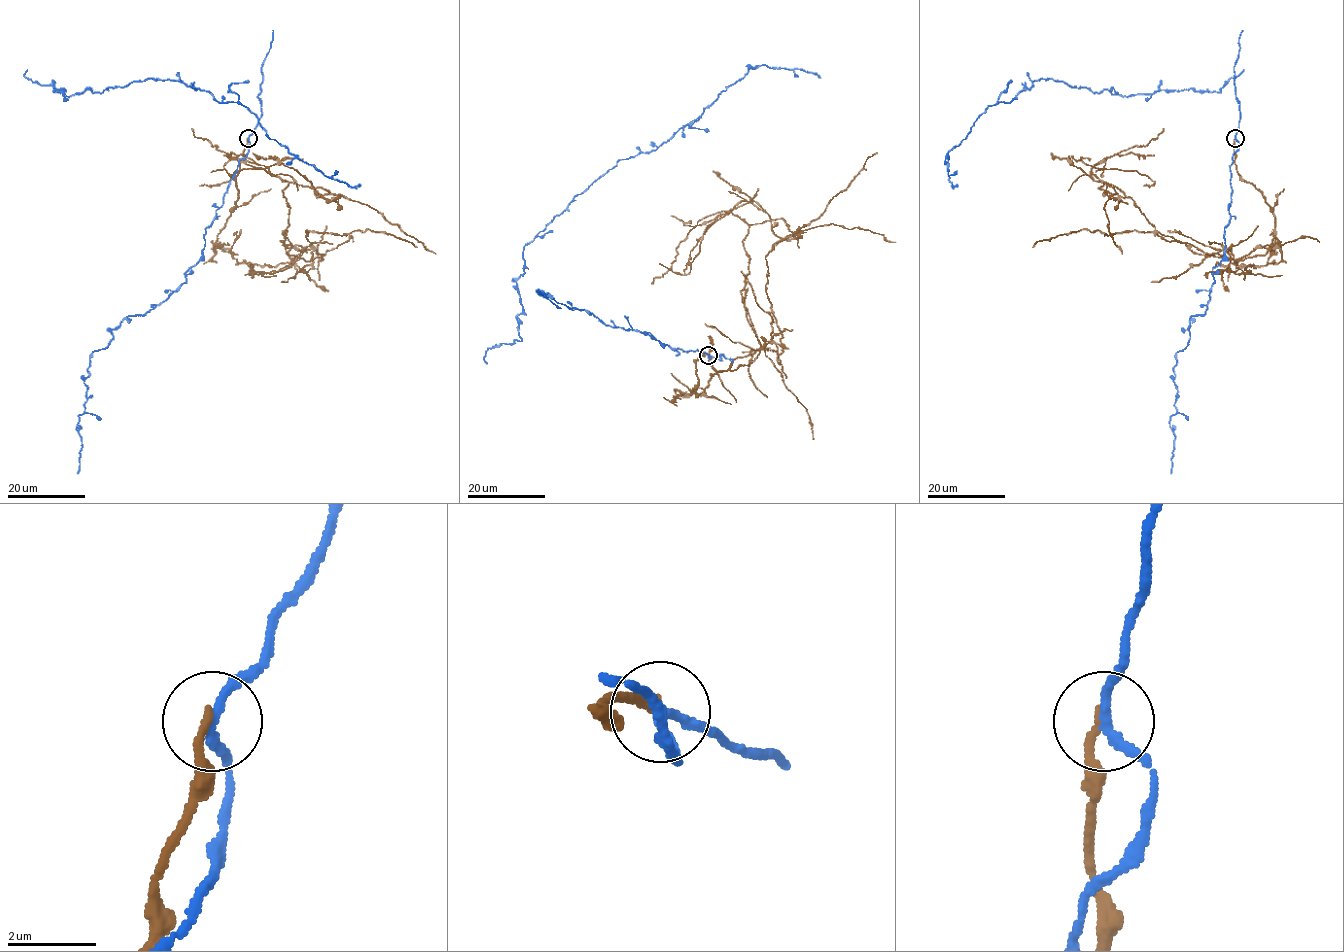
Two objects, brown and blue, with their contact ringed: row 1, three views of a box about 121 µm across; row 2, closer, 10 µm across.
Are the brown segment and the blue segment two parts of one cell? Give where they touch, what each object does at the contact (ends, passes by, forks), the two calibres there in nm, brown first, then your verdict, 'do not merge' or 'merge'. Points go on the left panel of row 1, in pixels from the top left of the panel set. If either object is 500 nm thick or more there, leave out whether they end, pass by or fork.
place (248, 138); brown ends; blue passes by; calibres 190 and 200 nm; do not merge

